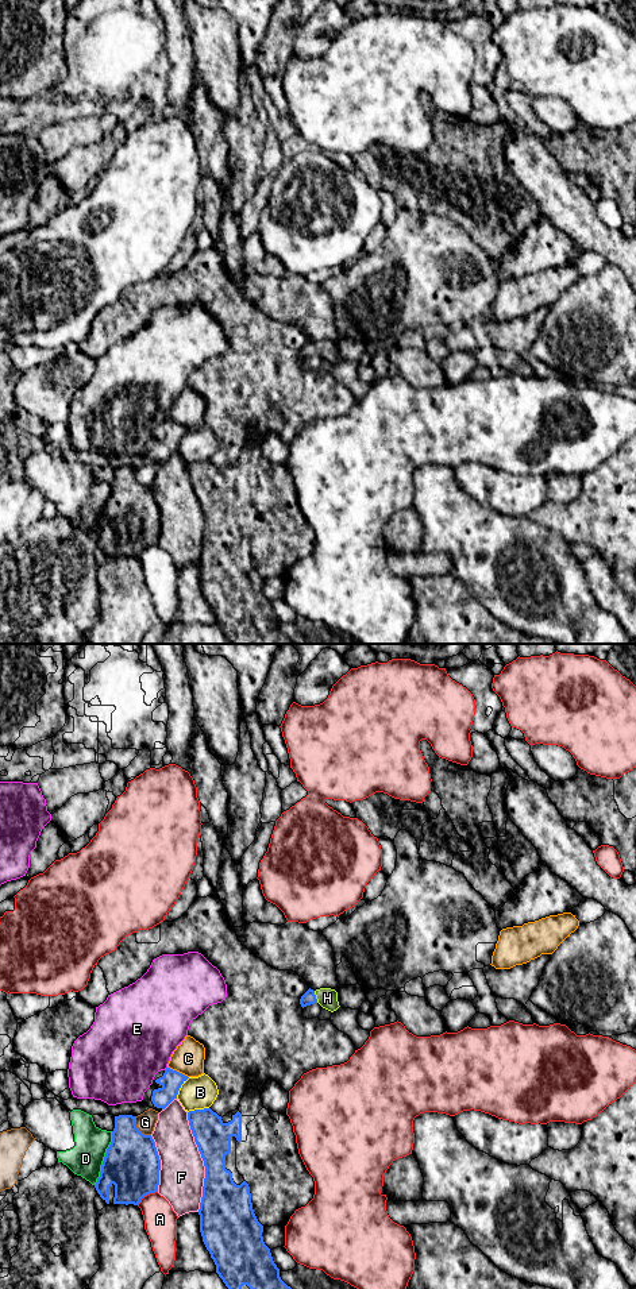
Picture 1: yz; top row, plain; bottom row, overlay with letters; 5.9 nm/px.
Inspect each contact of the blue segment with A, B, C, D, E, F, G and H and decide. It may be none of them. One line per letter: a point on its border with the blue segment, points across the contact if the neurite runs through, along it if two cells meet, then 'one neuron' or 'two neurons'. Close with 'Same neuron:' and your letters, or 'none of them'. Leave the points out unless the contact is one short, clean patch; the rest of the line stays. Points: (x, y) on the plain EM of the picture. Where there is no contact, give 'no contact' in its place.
A: contact yz (146, 547); two neurons
B: contact yz (180, 439); two neurons
C: contact yz (178, 424); two neurons
D: contact yz (104, 510); two neurons
E: no contact; two neurons
F: contact yz (204, 514); two neurons
G: contact yz (137, 481); two neurons
H: contact yz (315, 348); way yz (308, 350), (315, 348), (327, 350); one neuron
Same neuron: H

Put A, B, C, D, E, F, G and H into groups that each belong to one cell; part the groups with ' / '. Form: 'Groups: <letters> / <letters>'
Groups: A / B / C / D / E / F / G / H

